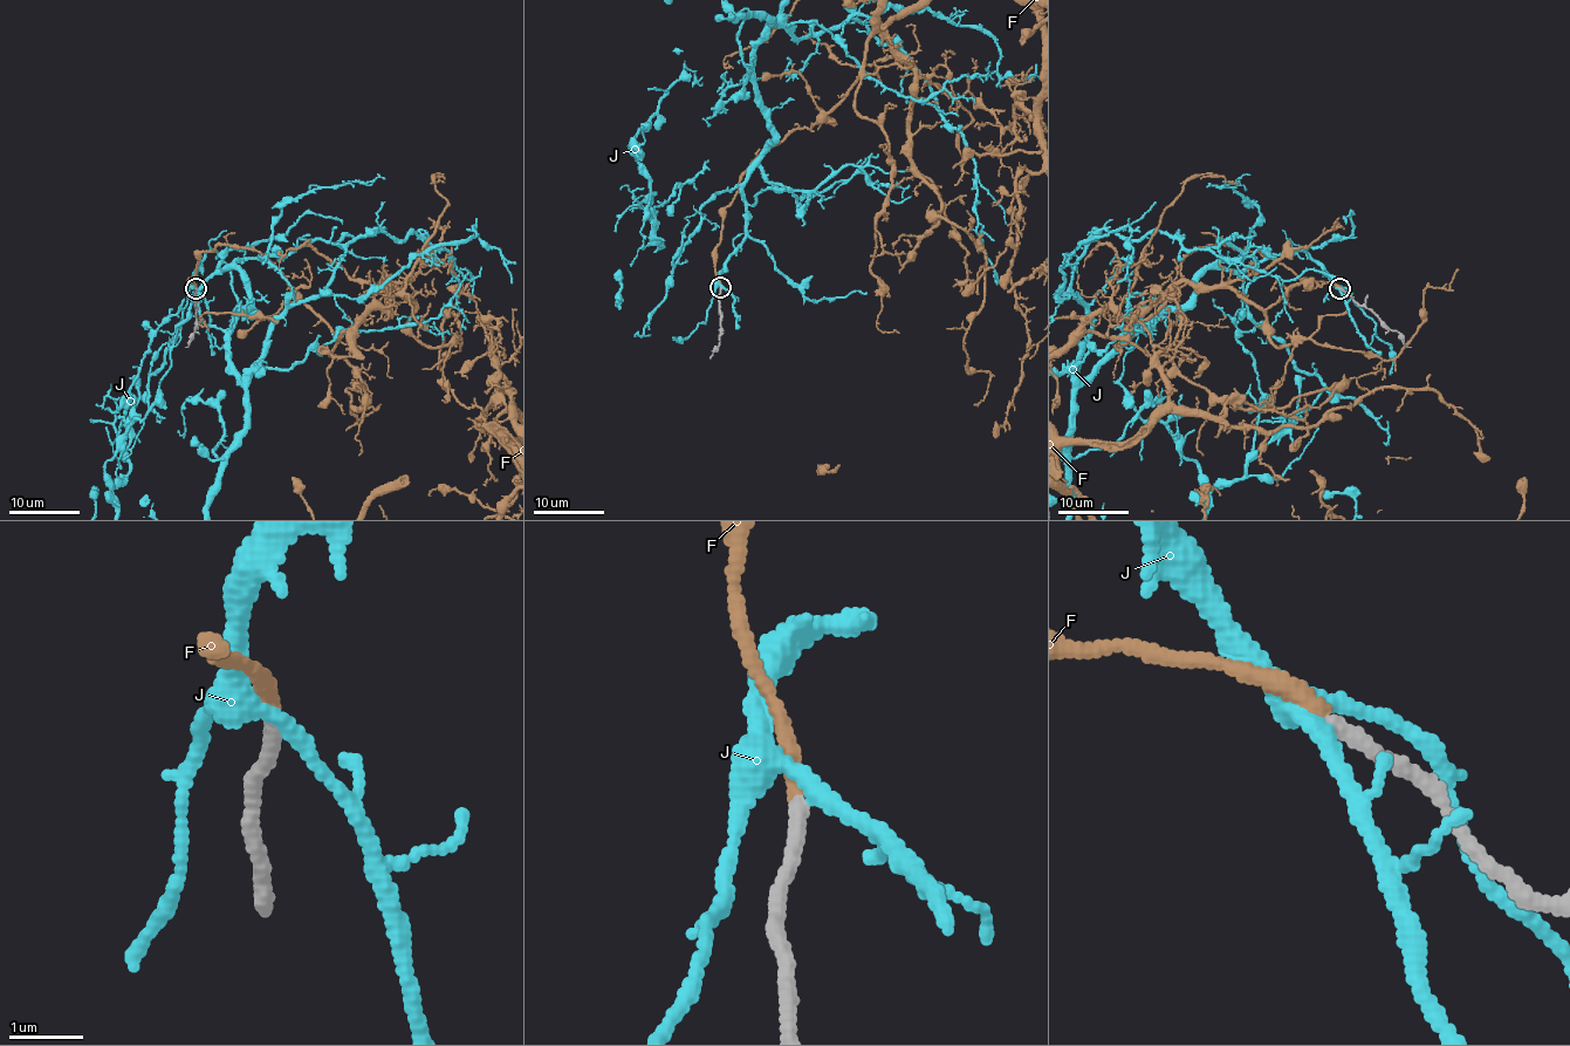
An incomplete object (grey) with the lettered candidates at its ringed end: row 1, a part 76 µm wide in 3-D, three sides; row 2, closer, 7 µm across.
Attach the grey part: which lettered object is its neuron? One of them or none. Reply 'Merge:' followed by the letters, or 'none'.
Merge: F

